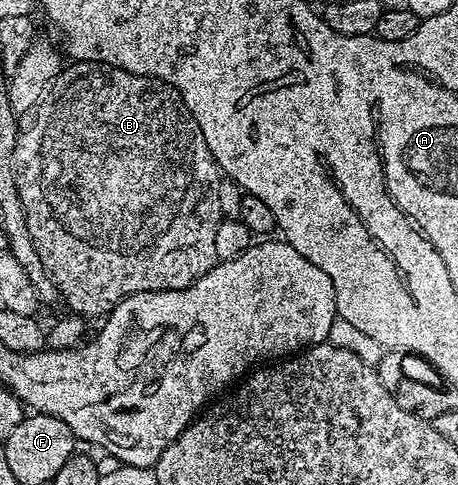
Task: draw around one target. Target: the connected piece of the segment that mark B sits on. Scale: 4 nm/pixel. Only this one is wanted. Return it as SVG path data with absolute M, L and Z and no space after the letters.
M76 62L71 66L75 67L67 65L62 68L55 78L51 92L30 116L31 124L24 126L17 137L17 193L25 209L25 221L29 237L33 237L33 249L37 249L37 257L41 257L41 265L54 281L62 302L67 302L71 306L68 308L76 315L105 317L125 297L146 291L185 289L215 266L217 258L214 253L214 233L221 220L218 188L221 171L215 164L197 121L187 111L178 90L170 82L155 79L152 75L134 75L120 67L112 67L109 63Z

